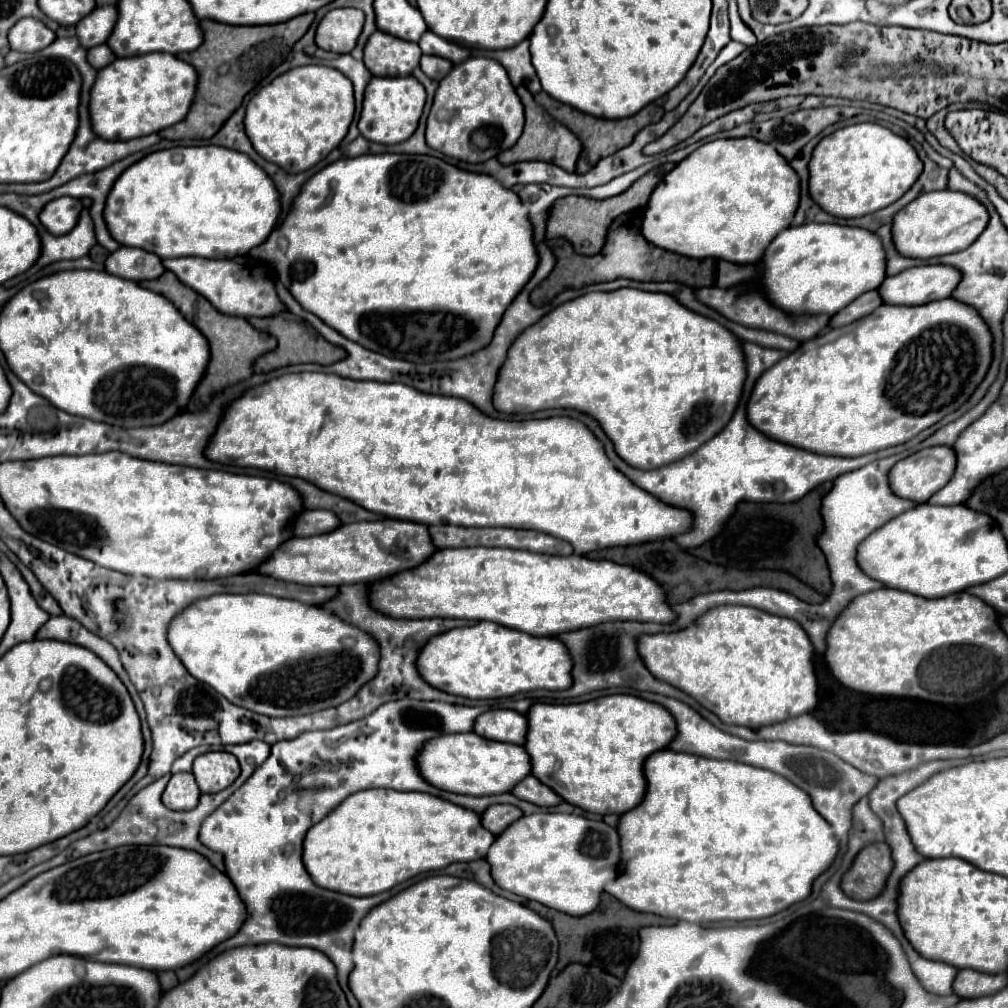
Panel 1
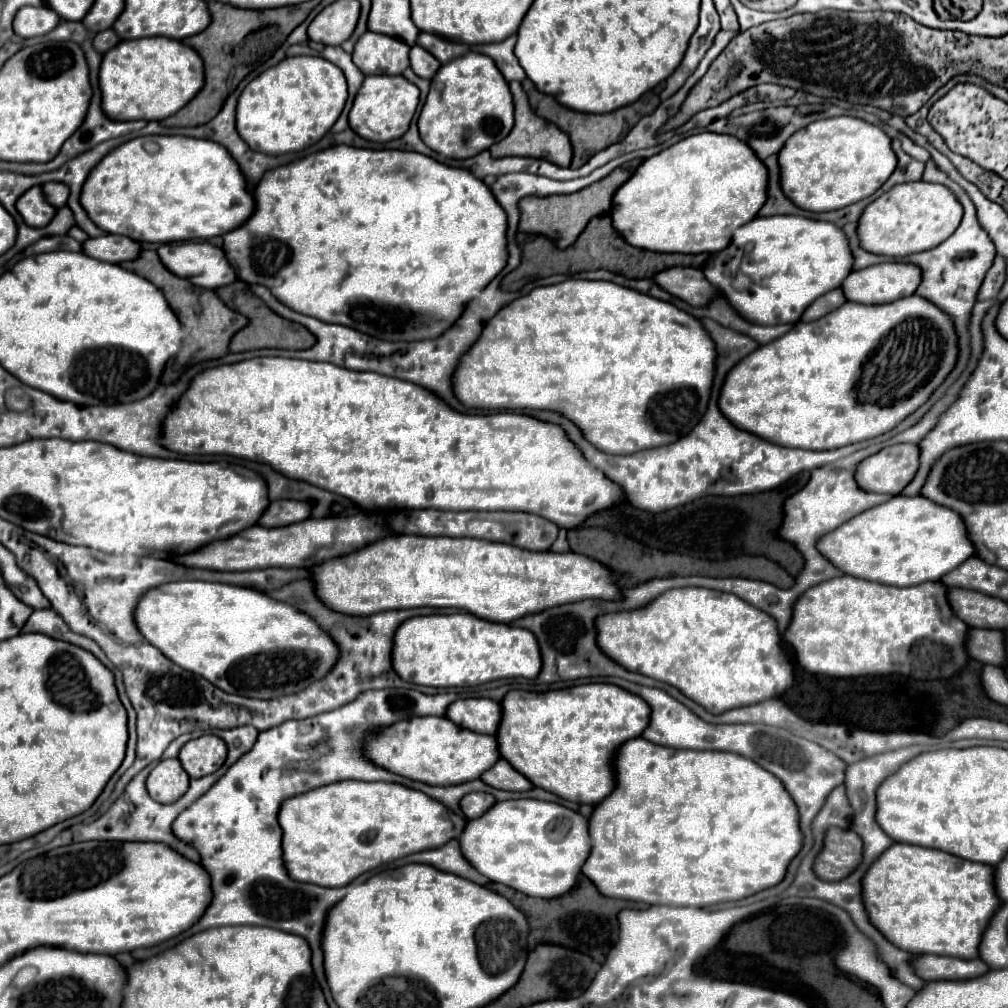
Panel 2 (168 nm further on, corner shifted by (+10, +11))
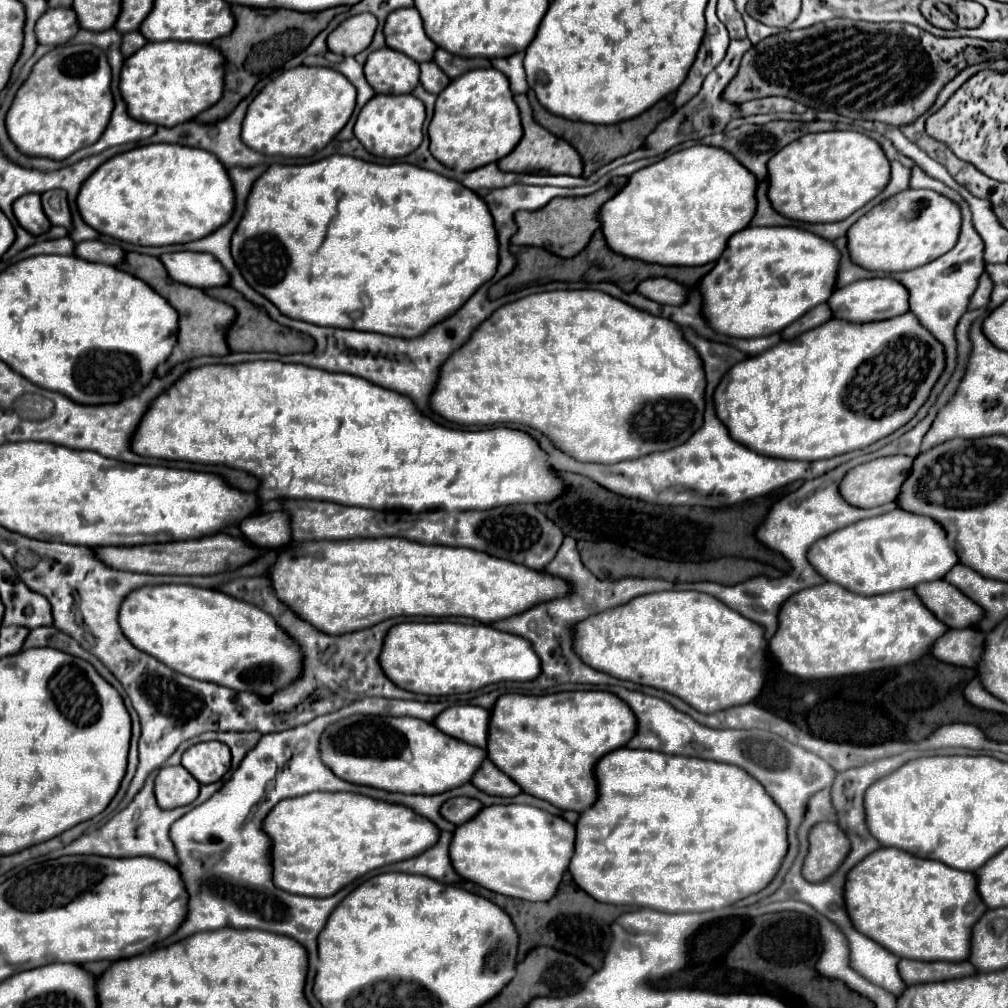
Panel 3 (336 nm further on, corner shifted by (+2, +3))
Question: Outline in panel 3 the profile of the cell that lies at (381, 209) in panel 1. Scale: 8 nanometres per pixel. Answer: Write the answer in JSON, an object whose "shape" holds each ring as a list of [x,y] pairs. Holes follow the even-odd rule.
{"shape":[[[333,154],[313,164],[303,166],[283,166],[283,164],[271,164],[261,178],[255,180],[243,218],[233,232],[231,240],[231,254],[245,276],[247,284],[257,290],[261,296],[271,300],[283,316],[321,324],[321,326],[335,326],[335,328],[353,328],[353,330],[365,330],[365,332],[379,332],[389,336],[401,336],[401,338],[413,338],[421,336],[429,324],[437,324],[441,316],[449,316],[449,312],[457,312],[465,300],[485,282],[489,280],[497,270],[497,236],[493,236],[493,216],[489,216],[489,208],[481,204],[481,198],[475,192],[469,192],[465,186],[457,184],[451,178],[445,178],[441,174],[435,174],[431,170],[413,166],[413,164],[371,164],[363,162],[353,156]],[[363,294],[369,296],[369,300],[363,300]]]}

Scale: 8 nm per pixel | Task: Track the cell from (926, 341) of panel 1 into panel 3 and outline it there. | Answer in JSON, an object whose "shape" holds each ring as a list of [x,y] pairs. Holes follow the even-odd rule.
{"shape":[[[909,312],[869,324],[829,320],[793,340],[779,342],[759,356],[735,364],[729,370],[729,376],[723,376],[713,394],[715,414],[735,442],[757,454],[807,462],[833,458],[865,448],[907,424],[927,400],[943,368],[945,354],[941,344],[933,340],[933,336]],[[863,386],[869,394],[867,400],[859,398]]]}

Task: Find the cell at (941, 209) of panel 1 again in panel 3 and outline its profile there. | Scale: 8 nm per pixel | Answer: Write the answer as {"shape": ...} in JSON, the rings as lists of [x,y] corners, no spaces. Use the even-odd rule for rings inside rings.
{"shape":[[[907,188],[863,214],[847,232],[847,248],[851,262],[865,270],[913,270],[949,252],[959,238],[959,228],[961,212],[957,204],[933,190]],[[915,202],[923,202],[923,212],[917,218],[907,218],[905,212]]]}

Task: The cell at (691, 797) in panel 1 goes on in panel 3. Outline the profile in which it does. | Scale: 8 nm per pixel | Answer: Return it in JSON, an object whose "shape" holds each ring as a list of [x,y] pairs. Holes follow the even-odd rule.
{"shape":[[[619,748],[599,760],[599,764],[595,766],[595,780],[597,780],[597,800],[591,808],[579,814],[579,820],[575,824],[577,828],[575,854],[569,862],[569,872],[575,884],[599,902],[621,904],[621,906],[645,906],[661,912],[703,912],[703,910],[723,908],[723,906],[735,904],[745,896],[751,896],[763,890],[773,880],[775,872],[781,866],[781,860],[787,854],[785,816],[781,816],[781,810],[777,808],[777,804],[769,800],[769,794],[765,792],[765,788],[759,788],[753,776],[749,776],[745,770],[737,766],[715,762],[715,760],[703,760],[703,758],[671,756],[663,752],[651,752],[651,750]]]}

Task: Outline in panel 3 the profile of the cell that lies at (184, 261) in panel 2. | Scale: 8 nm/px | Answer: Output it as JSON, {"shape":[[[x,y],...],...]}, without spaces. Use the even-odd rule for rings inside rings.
{"shape":[[[173,252],[161,254],[159,260],[167,268],[169,276],[181,284],[195,288],[211,288],[225,286],[229,282],[229,274],[217,264],[217,258],[203,252]]]}

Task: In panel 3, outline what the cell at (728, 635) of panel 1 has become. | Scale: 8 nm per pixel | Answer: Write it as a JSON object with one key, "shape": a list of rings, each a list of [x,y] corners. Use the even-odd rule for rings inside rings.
{"shape":[[[663,590],[643,594],[627,604],[577,622],[575,630],[573,652],[577,652],[581,662],[621,680],[665,690],[687,702],[697,712],[717,712],[721,708],[753,702],[765,686],[767,642],[763,638],[763,626],[747,620],[715,596],[703,592]]]}

